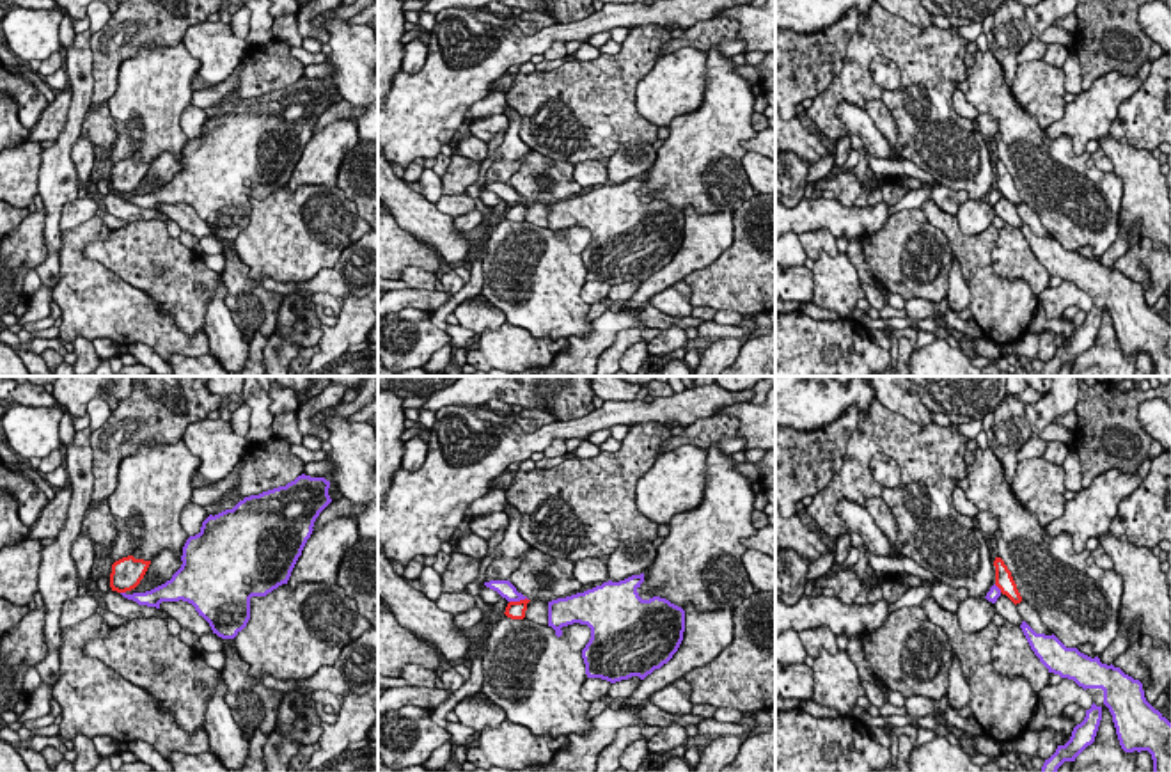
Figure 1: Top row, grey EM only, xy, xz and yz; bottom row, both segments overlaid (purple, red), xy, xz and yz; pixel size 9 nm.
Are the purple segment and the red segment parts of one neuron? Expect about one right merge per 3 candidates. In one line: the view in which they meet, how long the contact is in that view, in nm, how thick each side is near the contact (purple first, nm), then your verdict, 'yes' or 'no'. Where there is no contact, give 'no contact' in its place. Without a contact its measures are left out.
xz | 180 nm | 160/160 nm | no

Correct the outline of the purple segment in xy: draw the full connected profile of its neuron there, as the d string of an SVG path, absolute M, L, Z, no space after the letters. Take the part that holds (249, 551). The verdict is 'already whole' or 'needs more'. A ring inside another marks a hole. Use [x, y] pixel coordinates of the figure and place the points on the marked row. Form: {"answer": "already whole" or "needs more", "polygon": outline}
{"answer": "already whole", "polygon": "M302 474L286 486L245 497L232 509L209 515L200 532L186 540L183 564L170 580L145 593L121 595L156 609L161 602L188 602L209 623L213 634L234 639L250 619L250 598L266 596L287 584L316 518L332 502L328 488L330 481L325 477Z"}

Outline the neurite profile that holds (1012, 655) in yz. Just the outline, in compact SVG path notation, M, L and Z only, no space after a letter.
M1006 621L992 646L992 666L1006 678L1022 676L1036 696L1050 685L1050 673L1031 650L1022 628Z

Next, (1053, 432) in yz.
M1054 422L1041 429L1038 437L1045 442L1057 440L1065 444L1075 444L1075 431Z

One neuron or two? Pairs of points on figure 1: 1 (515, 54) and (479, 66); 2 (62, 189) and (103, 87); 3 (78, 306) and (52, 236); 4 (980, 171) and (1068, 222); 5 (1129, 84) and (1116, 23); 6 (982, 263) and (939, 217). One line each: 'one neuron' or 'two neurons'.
1: one neuron
2: two neurons
3: two neurons
4: two neurons
5: two neurons
6: one neuron

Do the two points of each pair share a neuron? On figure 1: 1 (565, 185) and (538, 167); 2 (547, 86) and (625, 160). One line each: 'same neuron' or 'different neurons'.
1: same neuron
2: different neurons

